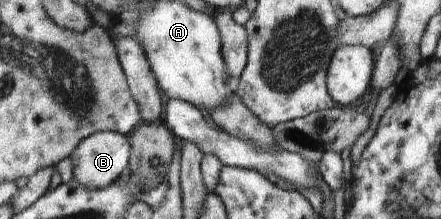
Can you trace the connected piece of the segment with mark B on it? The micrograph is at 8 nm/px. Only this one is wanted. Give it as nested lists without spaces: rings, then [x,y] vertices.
[[[100,131],[82,141],[75,154],[70,156],[72,160],[73,178],[78,178],[84,186],[94,190],[106,190],[110,188],[126,172],[130,166],[134,147],[131,137],[114,131]]]

